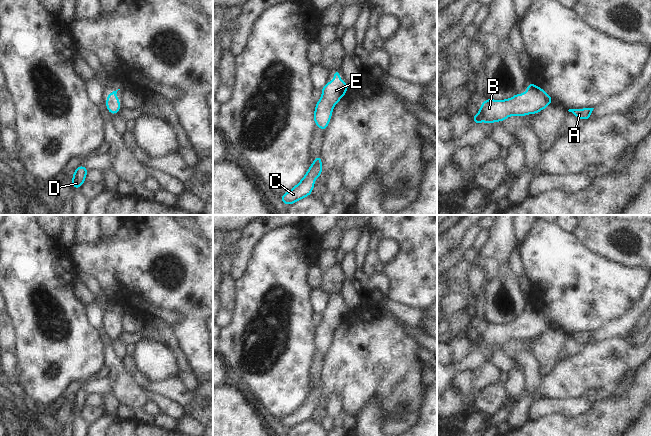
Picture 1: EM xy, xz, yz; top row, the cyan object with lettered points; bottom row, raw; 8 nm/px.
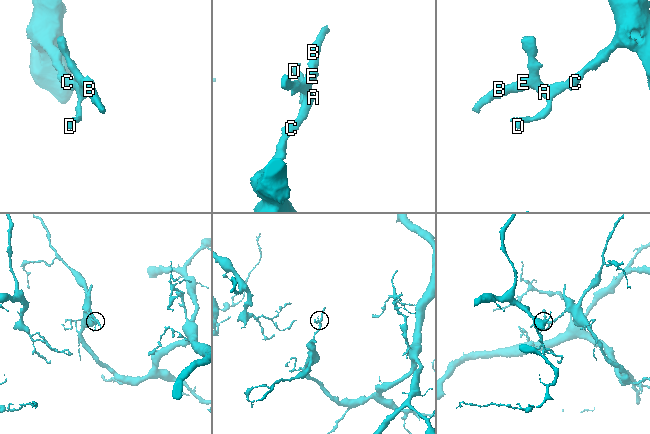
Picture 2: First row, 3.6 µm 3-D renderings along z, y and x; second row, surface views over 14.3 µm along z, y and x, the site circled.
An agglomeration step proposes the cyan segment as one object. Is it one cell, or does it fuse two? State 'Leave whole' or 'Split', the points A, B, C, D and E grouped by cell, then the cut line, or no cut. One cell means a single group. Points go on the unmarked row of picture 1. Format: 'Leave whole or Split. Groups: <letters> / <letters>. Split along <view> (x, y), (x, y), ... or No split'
Leave whole. Groups: A B C D E. No split.

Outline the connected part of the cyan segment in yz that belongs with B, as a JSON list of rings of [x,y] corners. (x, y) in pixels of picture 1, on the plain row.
[[[529,307],[525,318],[516,318],[508,324],[486,323],[480,330],[479,337],[471,344],[479,349],[481,345],[490,349],[494,345],[503,346],[508,340],[526,340],[536,338],[546,332],[553,323],[541,312]]]

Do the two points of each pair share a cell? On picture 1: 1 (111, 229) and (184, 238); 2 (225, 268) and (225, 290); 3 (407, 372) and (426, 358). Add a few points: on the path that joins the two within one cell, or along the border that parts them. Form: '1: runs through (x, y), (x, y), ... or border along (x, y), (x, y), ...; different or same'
1: border along (120, 225), (108, 238), (101, 237); different
2: border along (229, 274), (223, 276); different
3: border along (422, 347), (417, 351), (417, 357), (422, 362); different

